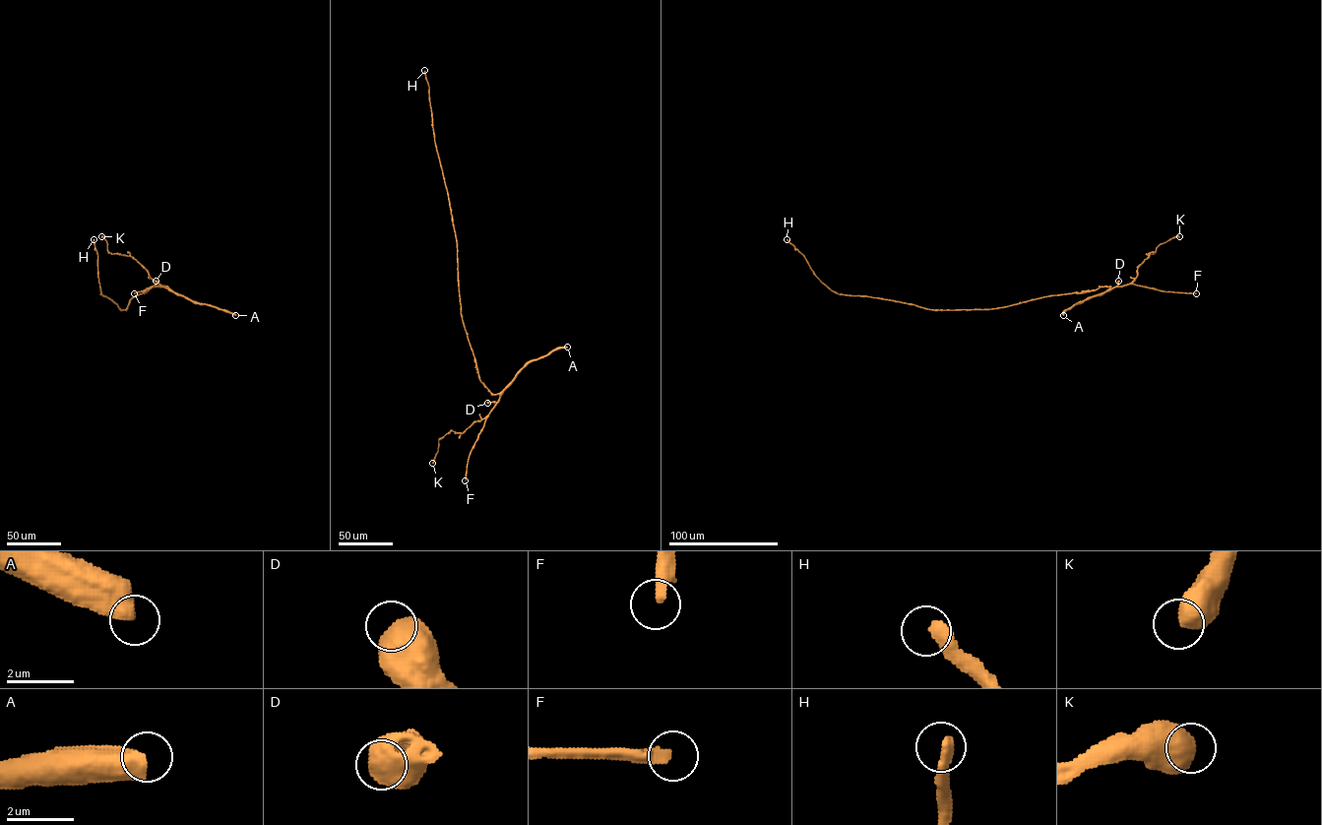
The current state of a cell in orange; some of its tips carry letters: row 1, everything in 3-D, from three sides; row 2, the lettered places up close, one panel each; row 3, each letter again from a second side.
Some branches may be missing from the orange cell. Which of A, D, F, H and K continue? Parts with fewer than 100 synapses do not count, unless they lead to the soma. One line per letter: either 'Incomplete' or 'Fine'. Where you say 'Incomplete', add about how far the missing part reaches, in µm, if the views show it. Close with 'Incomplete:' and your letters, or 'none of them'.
A: Fine
D: Fine
F: Incomplete. Missing length about 170 µm
H: Incomplete. Missing length about 190 µm
K: Fine
Incomplete: F, H

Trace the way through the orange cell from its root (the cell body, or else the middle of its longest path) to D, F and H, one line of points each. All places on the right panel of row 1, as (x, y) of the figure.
D: (1006, 306), (1101, 286), (1112, 288), (1118, 281)
F: (1006, 306), (1048, 295), (1129, 284), (1164, 291), (1196, 293)
H: (1006, 306), (930, 309), (880, 298), (839, 294), (820, 281), (804, 256), (786, 239)

